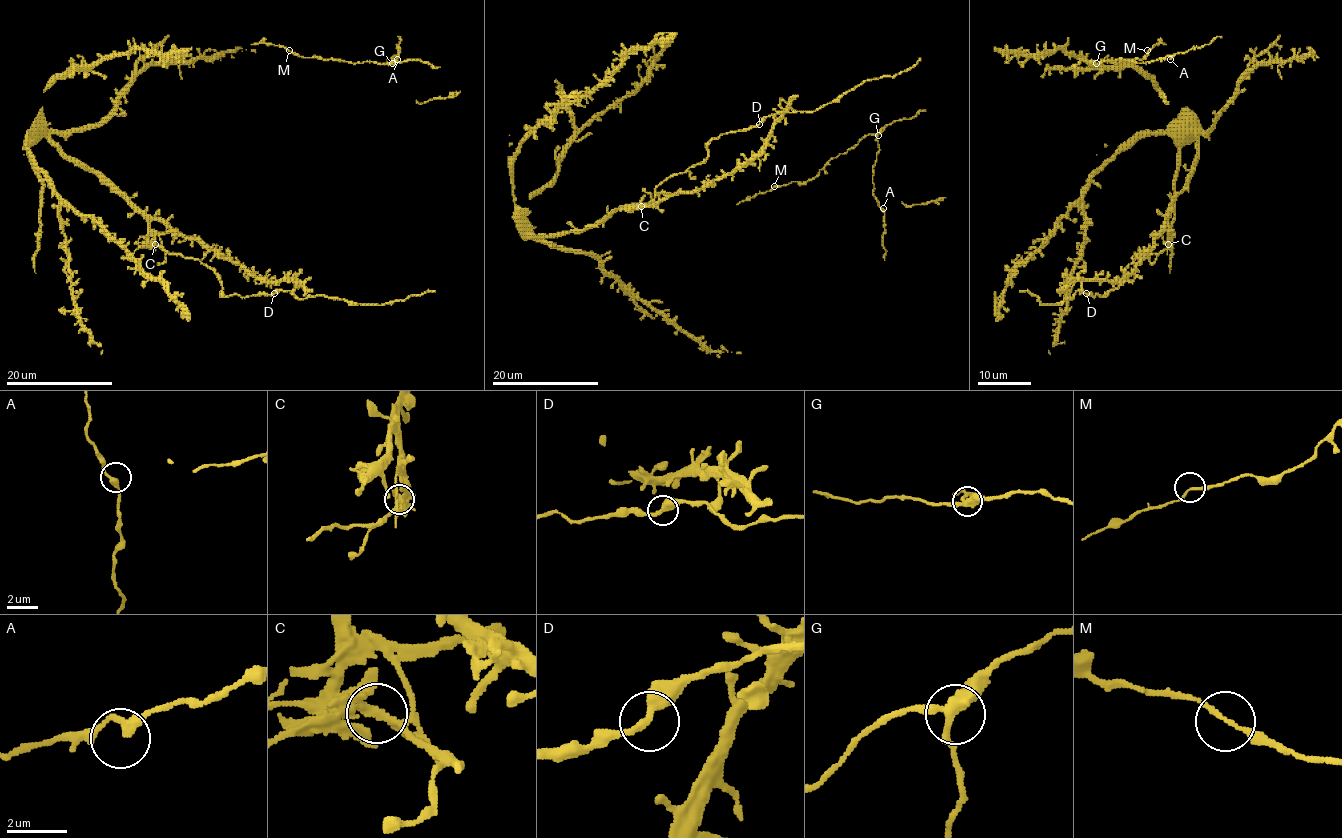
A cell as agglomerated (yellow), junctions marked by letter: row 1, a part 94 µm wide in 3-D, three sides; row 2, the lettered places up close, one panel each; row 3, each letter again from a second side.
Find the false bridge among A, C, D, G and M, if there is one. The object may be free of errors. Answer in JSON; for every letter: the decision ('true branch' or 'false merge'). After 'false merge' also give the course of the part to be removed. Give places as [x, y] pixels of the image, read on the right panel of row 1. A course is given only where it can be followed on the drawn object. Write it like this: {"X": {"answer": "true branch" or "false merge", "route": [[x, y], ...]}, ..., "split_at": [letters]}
{"A": {"answer": "true branch"}, "C": {"answer": "false merge", "route": [[1168, 244], [1168, 206], [1191, 175], [1196, 137], [1138, 133], [1091, 179], [1057, 230], [1015, 269], [995, 321]]}, "D": {"answer": "true branch"}, "G": {"answer": "true branch"}, "M": {"answer": "true branch"}, "split_at": ["C"]}

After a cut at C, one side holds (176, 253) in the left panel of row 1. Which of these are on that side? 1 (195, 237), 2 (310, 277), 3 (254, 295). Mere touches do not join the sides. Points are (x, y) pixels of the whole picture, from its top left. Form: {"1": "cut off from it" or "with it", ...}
{"1": "cut off from it", "2": "cut off from it", "3": "with it"}

